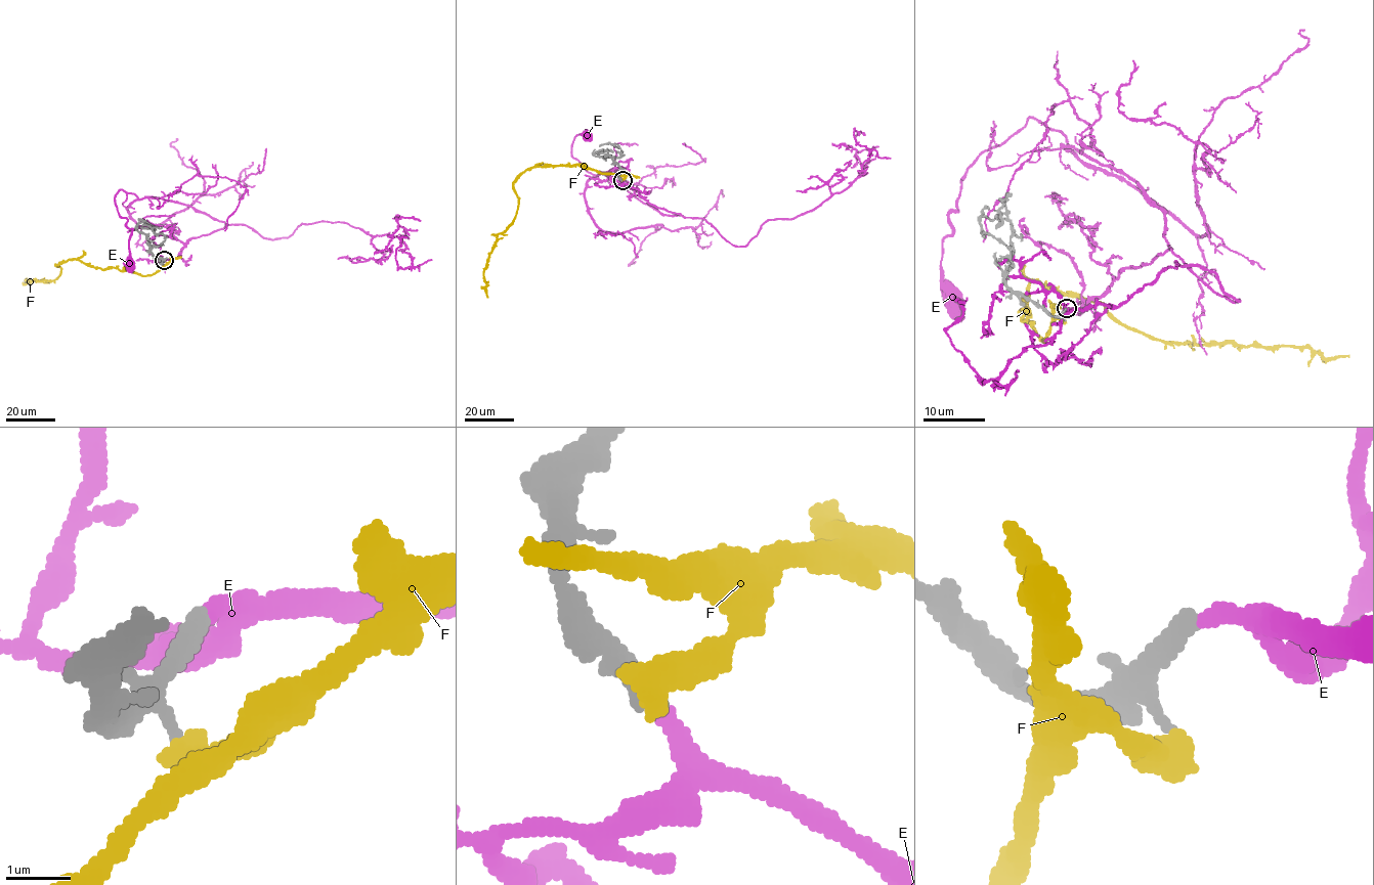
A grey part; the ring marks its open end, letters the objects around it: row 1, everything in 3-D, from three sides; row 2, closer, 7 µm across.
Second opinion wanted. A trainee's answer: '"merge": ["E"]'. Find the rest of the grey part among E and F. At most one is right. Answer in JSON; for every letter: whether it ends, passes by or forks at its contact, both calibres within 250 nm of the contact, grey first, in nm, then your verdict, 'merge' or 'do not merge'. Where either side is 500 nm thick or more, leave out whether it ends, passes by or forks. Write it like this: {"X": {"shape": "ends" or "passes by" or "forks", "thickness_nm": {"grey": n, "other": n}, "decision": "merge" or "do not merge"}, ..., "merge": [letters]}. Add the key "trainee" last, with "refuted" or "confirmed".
{"E": {"shape": "ends", "thickness_nm": {"grey": 260, "other": 280}, "decision": "merge"}, "F": {"thickness_nm": {"grey": 190, "other": 550}, "decision": "do not merge"}, "merge": ["E"], "trainee": "confirmed"}

